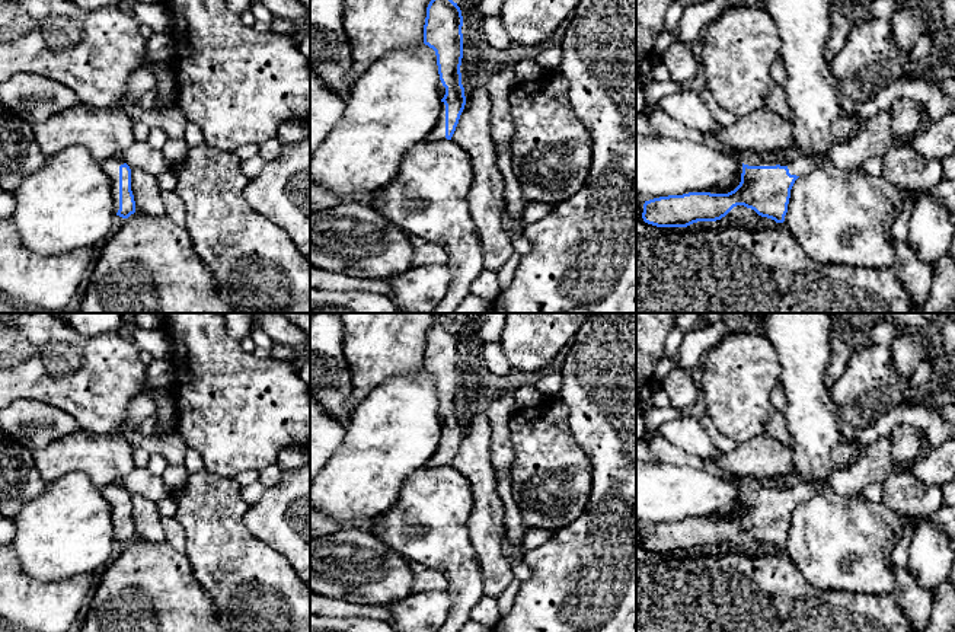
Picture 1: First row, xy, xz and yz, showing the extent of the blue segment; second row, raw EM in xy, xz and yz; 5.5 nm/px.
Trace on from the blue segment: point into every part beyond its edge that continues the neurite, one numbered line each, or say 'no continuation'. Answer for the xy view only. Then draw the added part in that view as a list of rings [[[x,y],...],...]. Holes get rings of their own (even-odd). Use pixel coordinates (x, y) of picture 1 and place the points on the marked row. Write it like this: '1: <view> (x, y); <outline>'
1: xy (111, 166); [[[121,156],[100,160],[100,166],[109,176],[112,183],[112,200],[115,213],[118,213],[119,210],[119,166],[124,163],[125,162]]]

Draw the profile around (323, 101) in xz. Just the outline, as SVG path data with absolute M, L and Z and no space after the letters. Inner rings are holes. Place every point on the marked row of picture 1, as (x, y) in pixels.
M310 67L310 160L341 118L345 99L333 93Z

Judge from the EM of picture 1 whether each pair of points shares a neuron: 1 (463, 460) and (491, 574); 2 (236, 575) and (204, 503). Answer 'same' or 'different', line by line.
1: same
2: same

